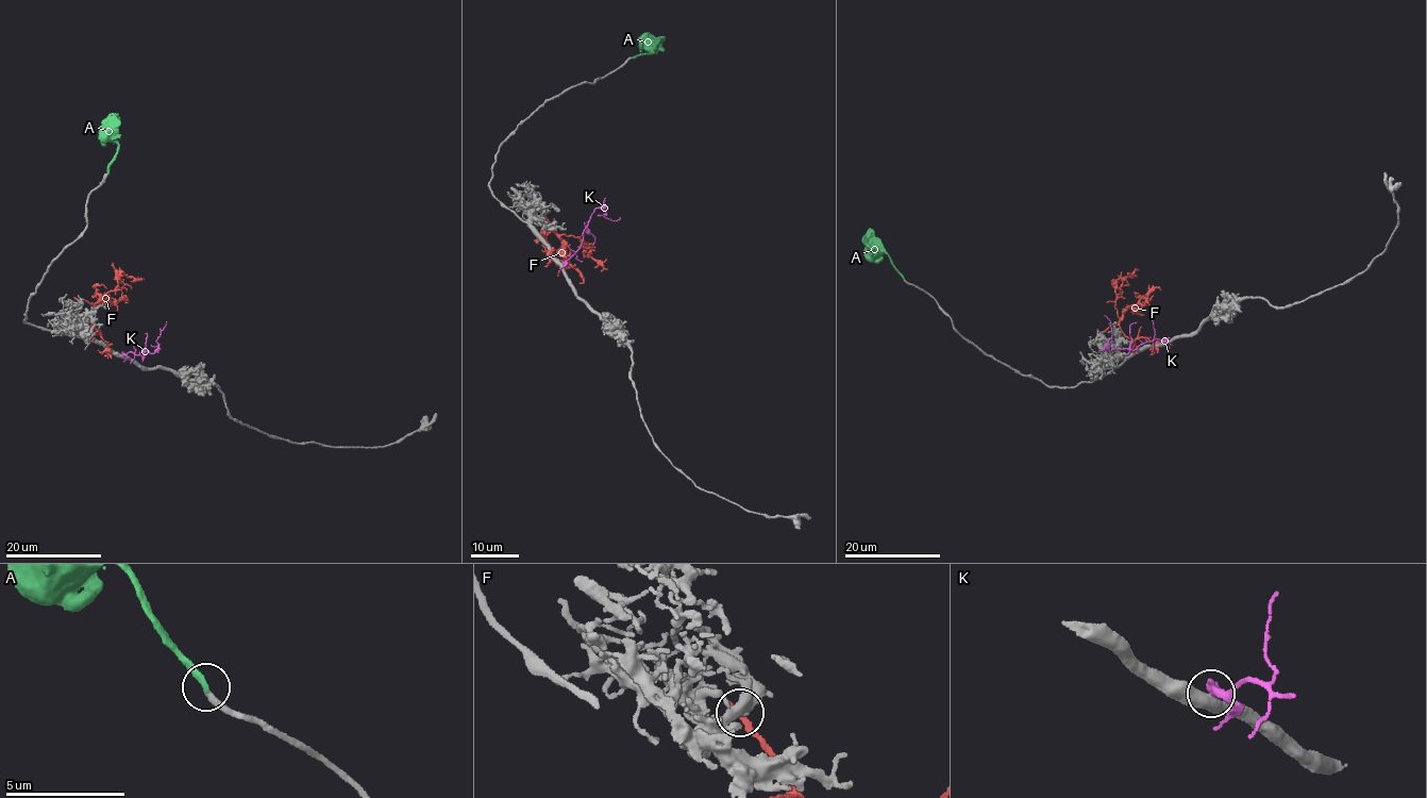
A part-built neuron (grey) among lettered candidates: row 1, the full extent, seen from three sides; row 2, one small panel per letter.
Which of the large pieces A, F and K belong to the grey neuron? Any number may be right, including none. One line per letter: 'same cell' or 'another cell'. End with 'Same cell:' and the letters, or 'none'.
A: same cell
F: another cell
K: another cell
Same cell: A

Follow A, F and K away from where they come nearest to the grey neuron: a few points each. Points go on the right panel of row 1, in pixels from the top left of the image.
A: (904, 279), (887, 253), (868, 234), (870, 230)
F: (1102, 331), (1117, 323), (1120, 318), (1115, 302), (1122, 282), (1139, 270)
K: (1164, 341), (1155, 338), (1134, 349), (1110, 351), (1110, 320), (1104, 315)

